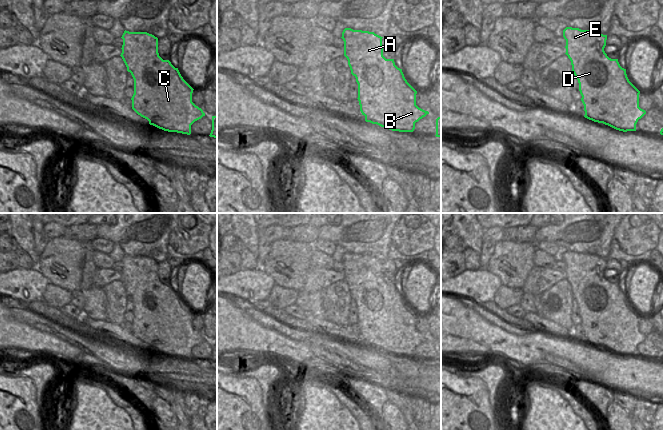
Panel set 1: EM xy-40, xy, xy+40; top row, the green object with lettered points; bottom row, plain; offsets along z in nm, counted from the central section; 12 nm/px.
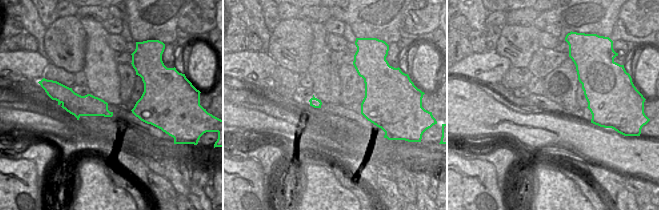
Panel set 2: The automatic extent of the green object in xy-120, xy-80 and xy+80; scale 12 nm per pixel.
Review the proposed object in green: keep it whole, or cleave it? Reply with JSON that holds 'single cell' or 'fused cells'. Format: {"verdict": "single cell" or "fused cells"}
{"verdict": "single cell"}

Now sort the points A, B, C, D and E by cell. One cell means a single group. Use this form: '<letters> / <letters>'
A B C D E

